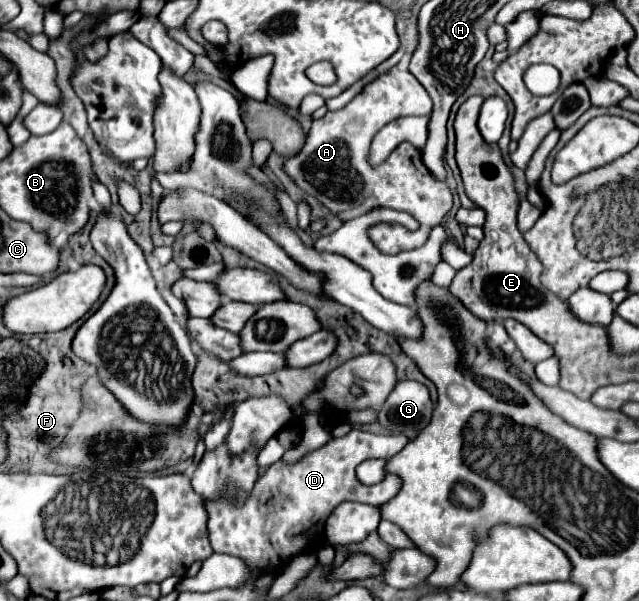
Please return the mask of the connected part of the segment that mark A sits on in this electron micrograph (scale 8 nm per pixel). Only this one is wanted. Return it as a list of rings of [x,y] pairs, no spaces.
[[[393,66],[389,72],[367,84],[345,108],[327,112],[323,118],[313,120],[307,142],[297,156],[287,160],[285,172],[295,180],[295,184],[309,196],[317,198],[333,214],[351,212],[363,206],[363,214],[373,208],[385,206],[393,210],[405,210],[419,220],[420,228],[411,232],[401,224],[379,222],[369,228],[371,242],[385,254],[397,254],[403,250],[419,248],[426,242],[431,229],[441,224],[443,216],[451,210],[453,198],[449,186],[437,180],[423,164],[421,152],[409,142],[401,142],[385,164],[371,168],[365,160],[367,144],[385,124],[401,116],[425,116],[433,108],[429,94],[415,80],[409,70],[399,70]]]

